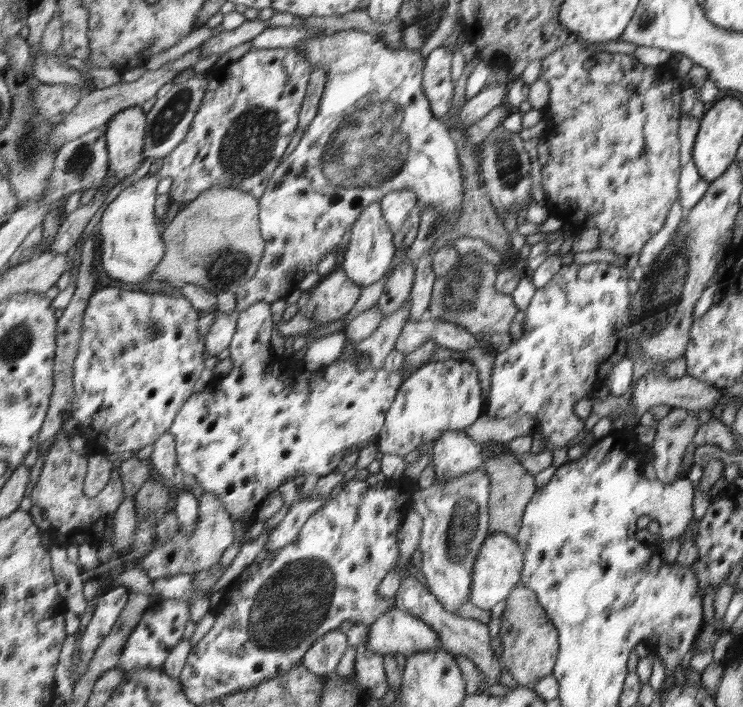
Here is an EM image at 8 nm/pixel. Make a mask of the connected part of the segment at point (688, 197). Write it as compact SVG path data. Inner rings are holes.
M688 161L680 174L679 189L681 197L678 204L684 212L690 211L707 193L710 182L704 180L698 172L696 165Z

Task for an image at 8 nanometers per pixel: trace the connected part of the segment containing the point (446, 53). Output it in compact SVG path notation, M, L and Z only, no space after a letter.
M444 47L435 48L425 59L424 90L428 96L433 115L441 119L450 110L454 86L450 80L452 50Z

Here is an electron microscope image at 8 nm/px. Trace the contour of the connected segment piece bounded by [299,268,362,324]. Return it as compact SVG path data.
M335 268L312 289L311 299L299 312L318 324L328 324L348 314L361 292L362 287L354 284L342 268Z

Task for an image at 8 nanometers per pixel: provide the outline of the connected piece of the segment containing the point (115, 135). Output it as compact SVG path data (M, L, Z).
M135 105L122 109L106 124L106 144L109 168L117 176L117 182L132 176L142 162L142 146L145 146L144 112Z

